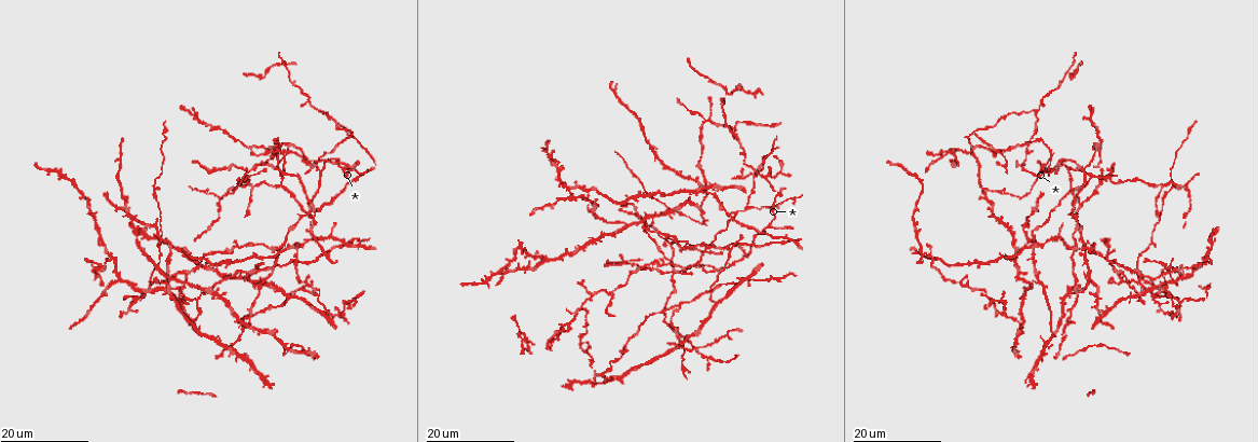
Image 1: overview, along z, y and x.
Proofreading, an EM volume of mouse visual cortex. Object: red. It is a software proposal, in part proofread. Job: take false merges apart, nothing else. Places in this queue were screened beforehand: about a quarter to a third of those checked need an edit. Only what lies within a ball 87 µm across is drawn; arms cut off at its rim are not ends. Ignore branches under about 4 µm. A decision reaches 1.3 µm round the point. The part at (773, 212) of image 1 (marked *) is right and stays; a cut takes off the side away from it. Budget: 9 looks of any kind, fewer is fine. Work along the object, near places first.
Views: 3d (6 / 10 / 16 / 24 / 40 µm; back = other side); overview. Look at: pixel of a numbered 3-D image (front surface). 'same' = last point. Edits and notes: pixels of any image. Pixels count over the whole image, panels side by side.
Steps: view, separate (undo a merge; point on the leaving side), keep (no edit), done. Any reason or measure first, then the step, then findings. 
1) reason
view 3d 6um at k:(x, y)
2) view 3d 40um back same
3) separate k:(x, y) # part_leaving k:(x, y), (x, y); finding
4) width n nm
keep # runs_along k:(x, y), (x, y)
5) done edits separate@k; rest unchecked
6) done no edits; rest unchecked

three arms meet
view 3d 24um at 1:(1003, 166)

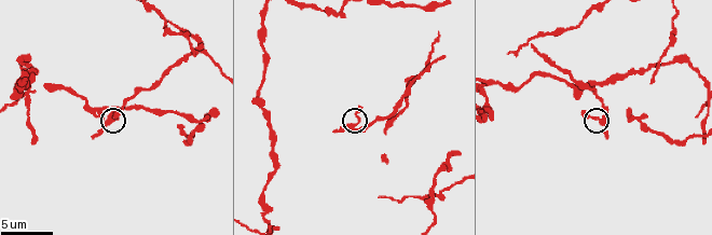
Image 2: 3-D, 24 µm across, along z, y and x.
view 3d 6um at 2:(353, 126)

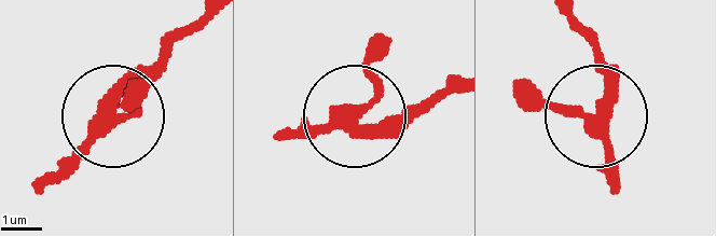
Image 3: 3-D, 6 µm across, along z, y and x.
arms 3
keep # runs_along 3:(440, 89), (361, 124), (379, 83), (379, 35); one neuron here

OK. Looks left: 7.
three arms meet
view 3d 24um at 1:(1033, 108)

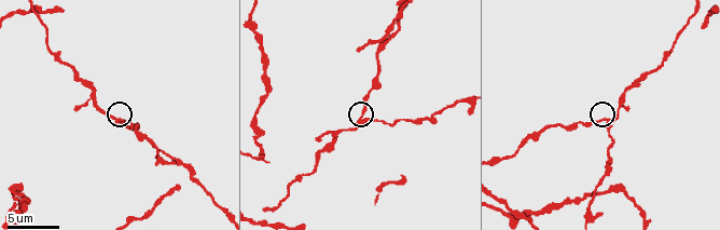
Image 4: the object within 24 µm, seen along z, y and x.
view 3d 10um at 4:(604, 119)

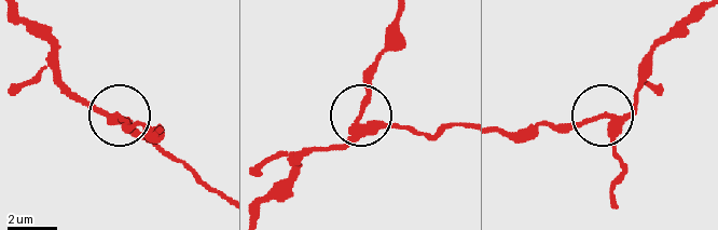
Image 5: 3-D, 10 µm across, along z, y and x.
side_arm 31 um
keep # continuous, no second neuron

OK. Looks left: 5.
looks like a crossing
view 3d 10um at 4:(259, 154)

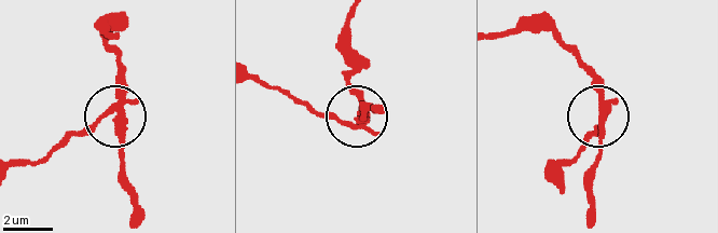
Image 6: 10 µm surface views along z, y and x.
width 240 nm
separate 6:(91, 125) # part_leaving 6:(118, 103), (33, 162), (15, 164); a second neuron is stuck on

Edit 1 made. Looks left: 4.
view 3d 24um at 1:(253, 271)

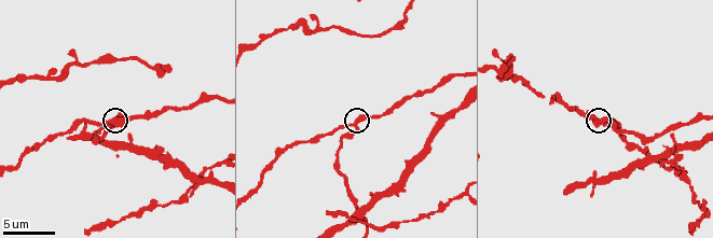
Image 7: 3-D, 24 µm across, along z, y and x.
view 3d 10um at 7:(356, 125)

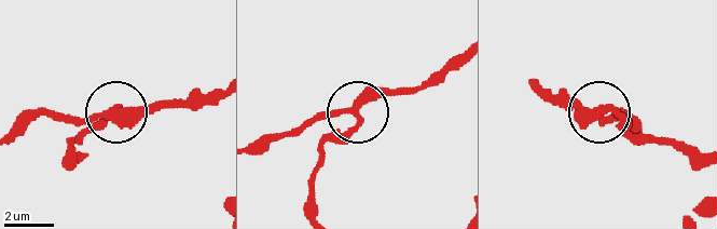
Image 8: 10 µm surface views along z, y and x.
from behind
view 3d 10um back at 8:(116, 110)

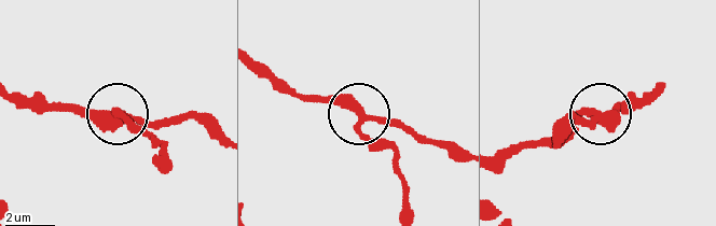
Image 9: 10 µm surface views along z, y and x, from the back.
width 310 nm
keep # one neuron here

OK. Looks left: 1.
done edits separate@6; rest unchecked

